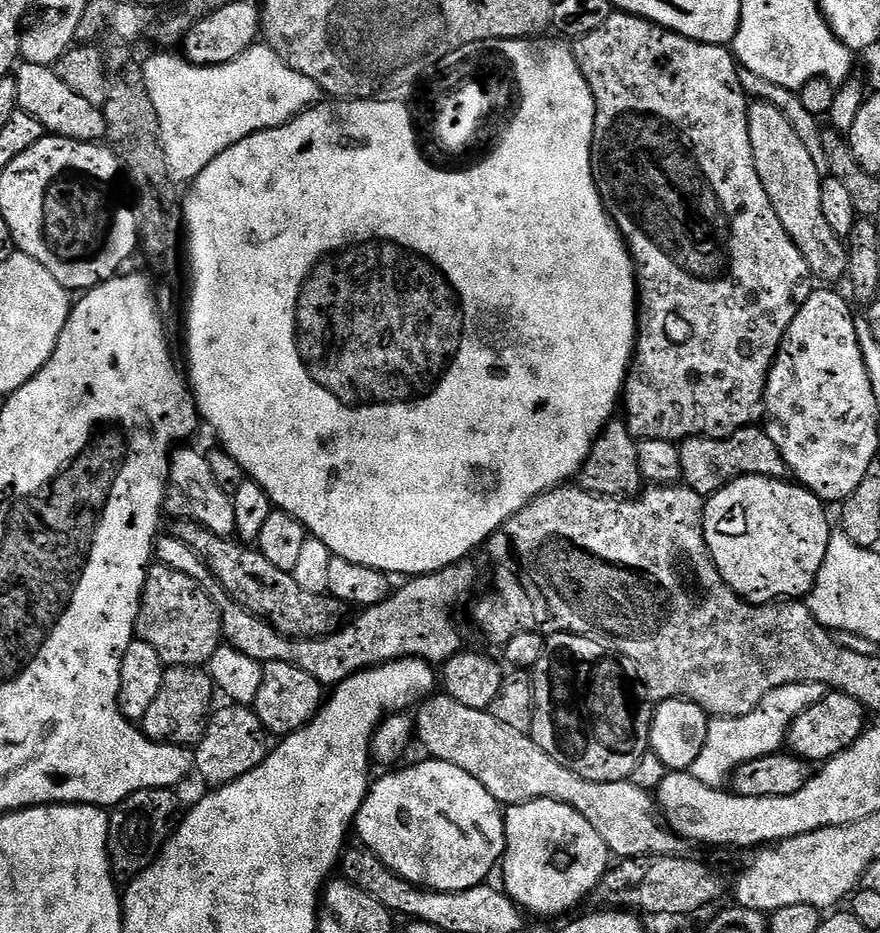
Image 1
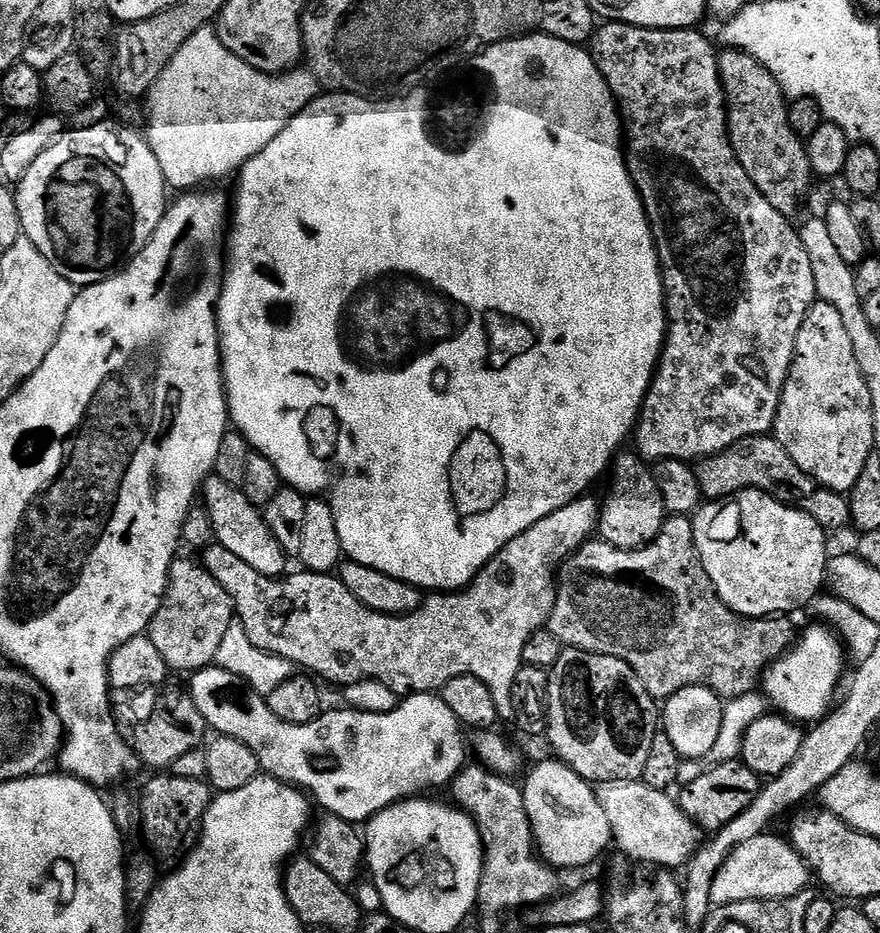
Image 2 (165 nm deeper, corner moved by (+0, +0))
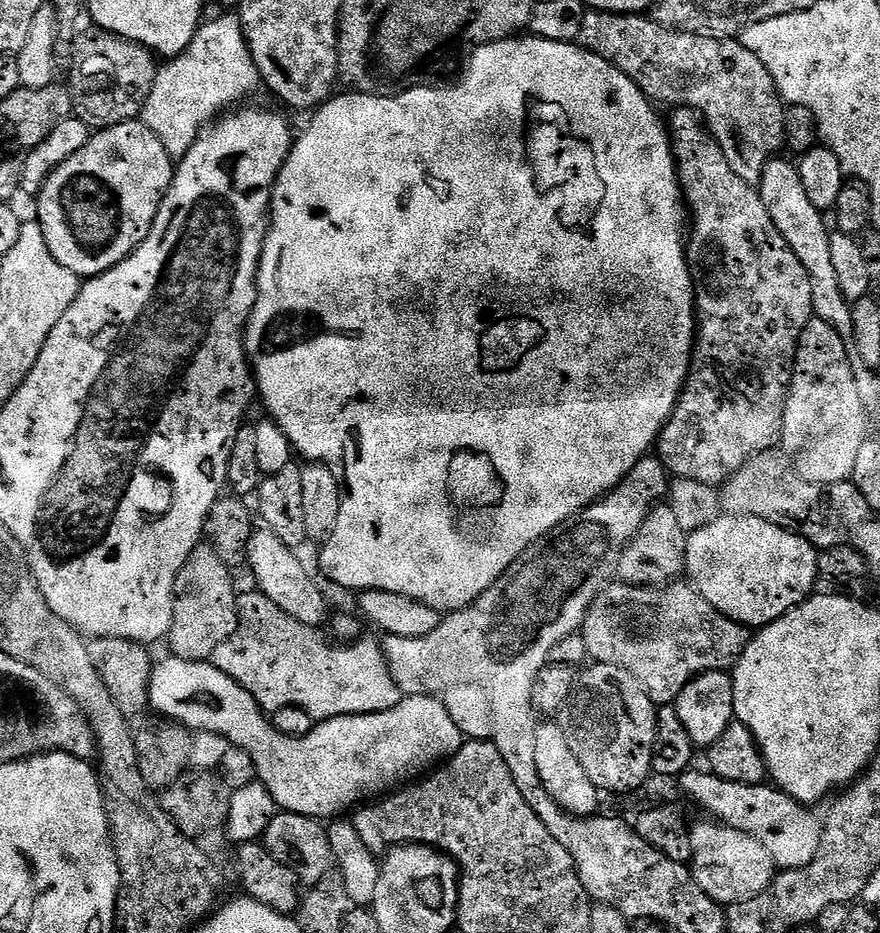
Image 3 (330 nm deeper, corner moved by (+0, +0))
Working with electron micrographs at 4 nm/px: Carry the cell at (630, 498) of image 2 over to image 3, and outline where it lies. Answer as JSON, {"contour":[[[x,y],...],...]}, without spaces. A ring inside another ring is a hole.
{"contour":[[[657,506],[649,512],[648,517],[630,543],[622,550],[620,561],[616,567],[616,576],[627,584],[643,584],[645,586],[663,586],[673,583],[676,576],[685,571],[686,546],[689,533],[682,530],[682,525],[667,506]]]}

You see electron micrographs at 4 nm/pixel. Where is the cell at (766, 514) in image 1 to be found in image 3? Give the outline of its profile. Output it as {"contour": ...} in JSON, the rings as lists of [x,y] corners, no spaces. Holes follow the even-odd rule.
{"contour":[[[721,514],[710,526],[689,535],[684,567],[687,579],[710,606],[734,622],[759,630],[817,591],[819,557],[811,541],[780,524],[753,516]]]}

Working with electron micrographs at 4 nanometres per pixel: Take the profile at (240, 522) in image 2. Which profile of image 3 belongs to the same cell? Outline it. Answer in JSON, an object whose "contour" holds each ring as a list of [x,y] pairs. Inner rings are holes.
{"contour":[[[257,527],[249,538],[247,567],[252,567],[252,576],[256,579],[255,587],[278,610],[290,614],[294,622],[302,622],[302,626],[310,626],[314,629],[321,627],[320,623],[327,621],[330,616],[328,612],[328,600],[320,589],[320,584],[308,573],[308,568],[296,557],[297,549],[291,544],[282,542],[278,534],[274,534],[268,528]]]}

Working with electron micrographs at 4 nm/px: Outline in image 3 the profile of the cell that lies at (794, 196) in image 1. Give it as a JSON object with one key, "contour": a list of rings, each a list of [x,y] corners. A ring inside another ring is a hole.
{"contour":[[[585,11],[582,18],[582,32],[578,41],[587,52],[598,54],[606,62],[610,62],[626,78],[630,78],[644,91],[645,96],[661,100],[671,106],[699,106],[702,109],[702,120],[713,140],[726,154],[726,162],[747,184],[756,186],[760,183],[760,175],[769,160],[777,155],[784,142],[784,109],[780,99],[780,91],[776,88],[774,78],[762,62],[745,44],[736,38],[719,36],[699,36],[689,32],[675,32],[669,28],[661,28],[655,20],[644,14],[625,14],[623,12]]]}

